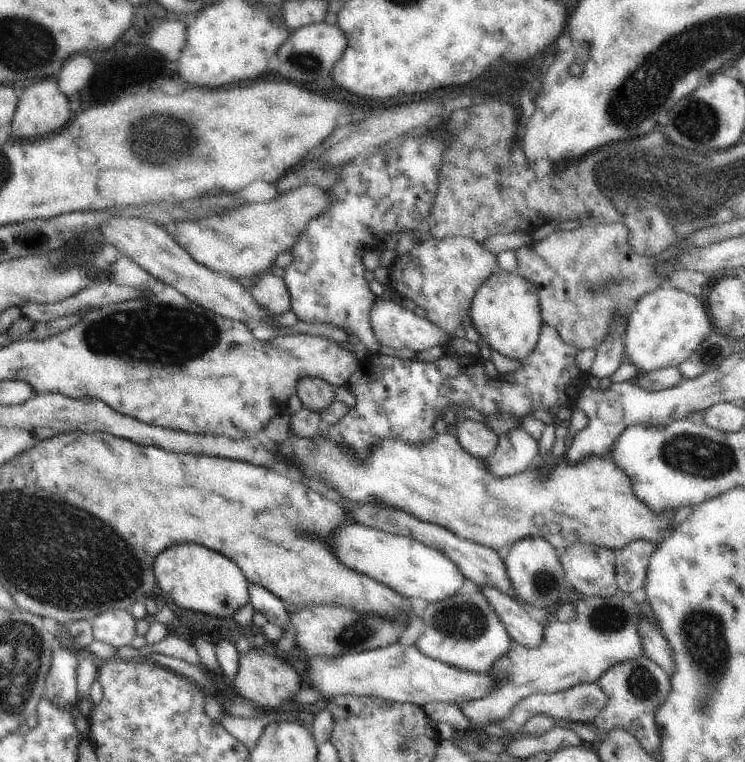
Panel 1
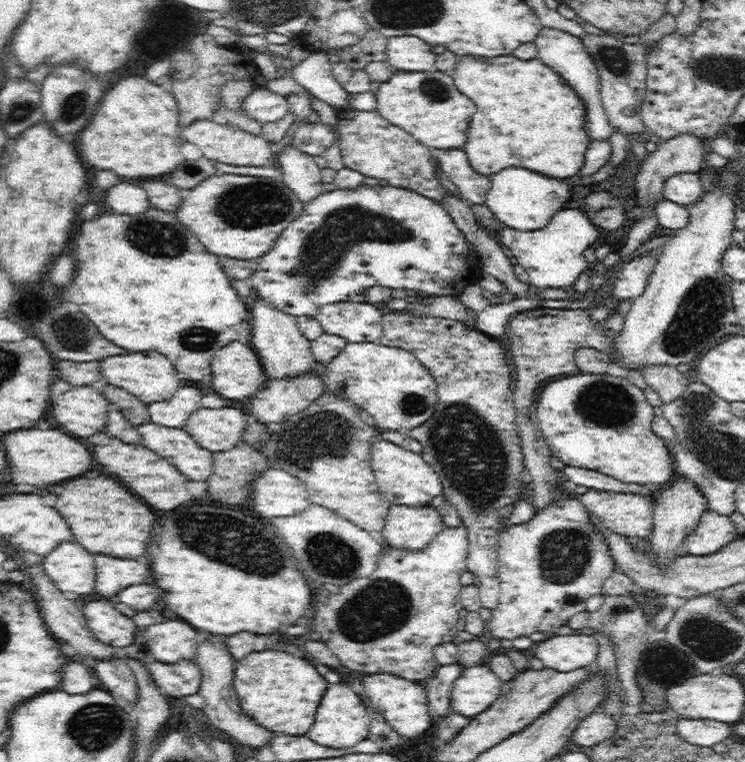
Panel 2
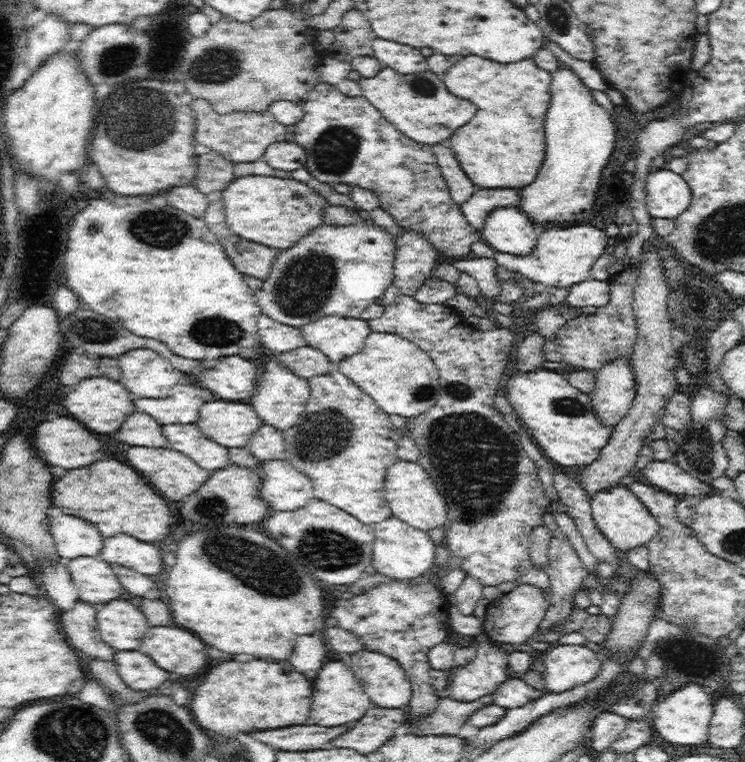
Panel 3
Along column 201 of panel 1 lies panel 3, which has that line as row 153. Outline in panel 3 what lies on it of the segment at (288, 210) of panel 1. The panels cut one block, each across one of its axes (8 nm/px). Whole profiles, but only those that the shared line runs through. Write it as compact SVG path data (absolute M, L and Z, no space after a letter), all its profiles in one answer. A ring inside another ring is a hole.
M194 99L190 103L196 116L196 130L193 130L193 138L196 143L208 146L212 151L220 153L224 158L233 163L249 163L263 159L266 147L273 142L287 140L286 126L269 112L258 113L234 112L226 115L217 114L204 99Z

